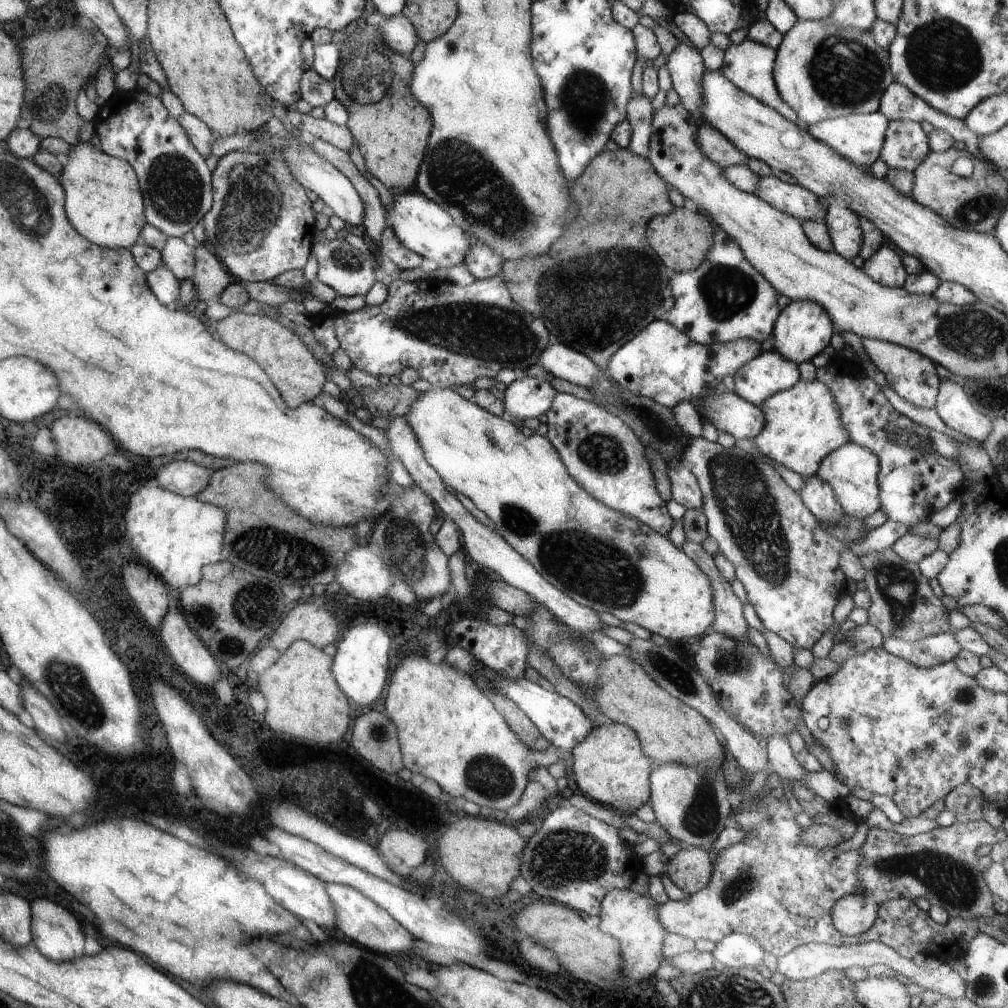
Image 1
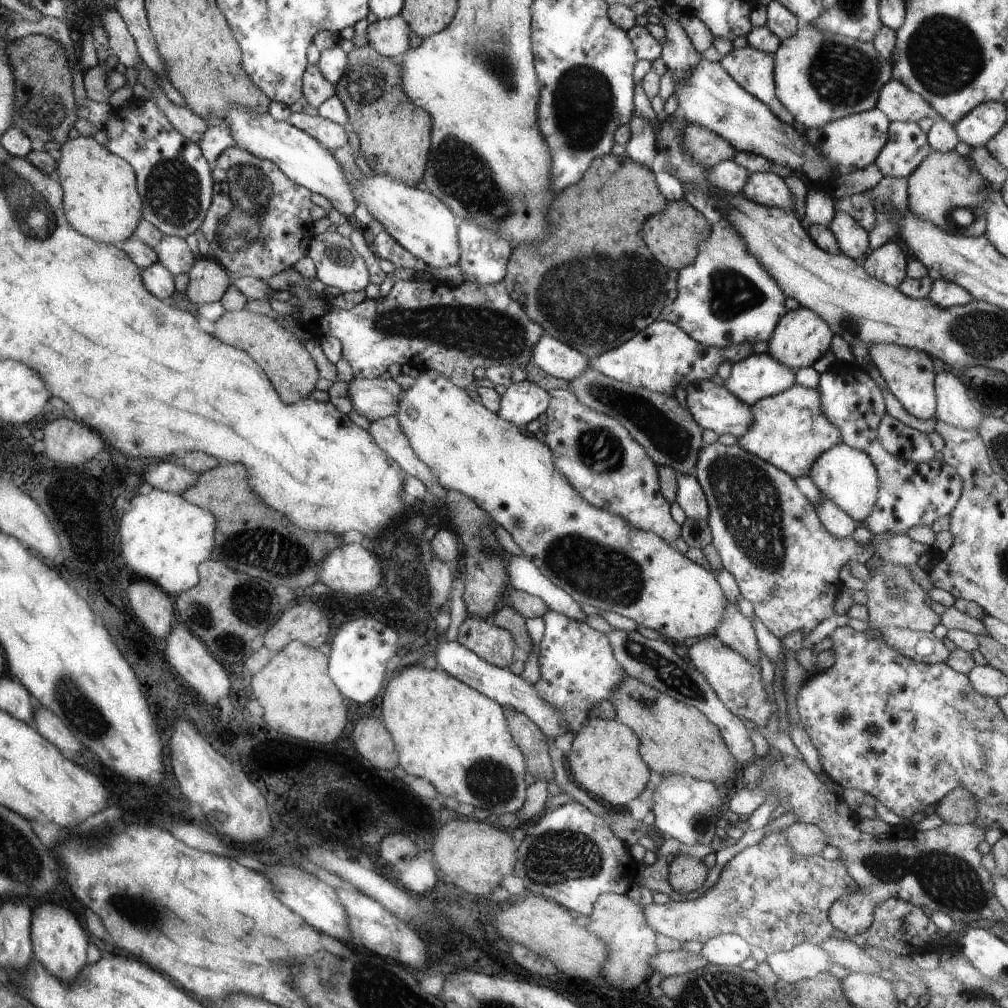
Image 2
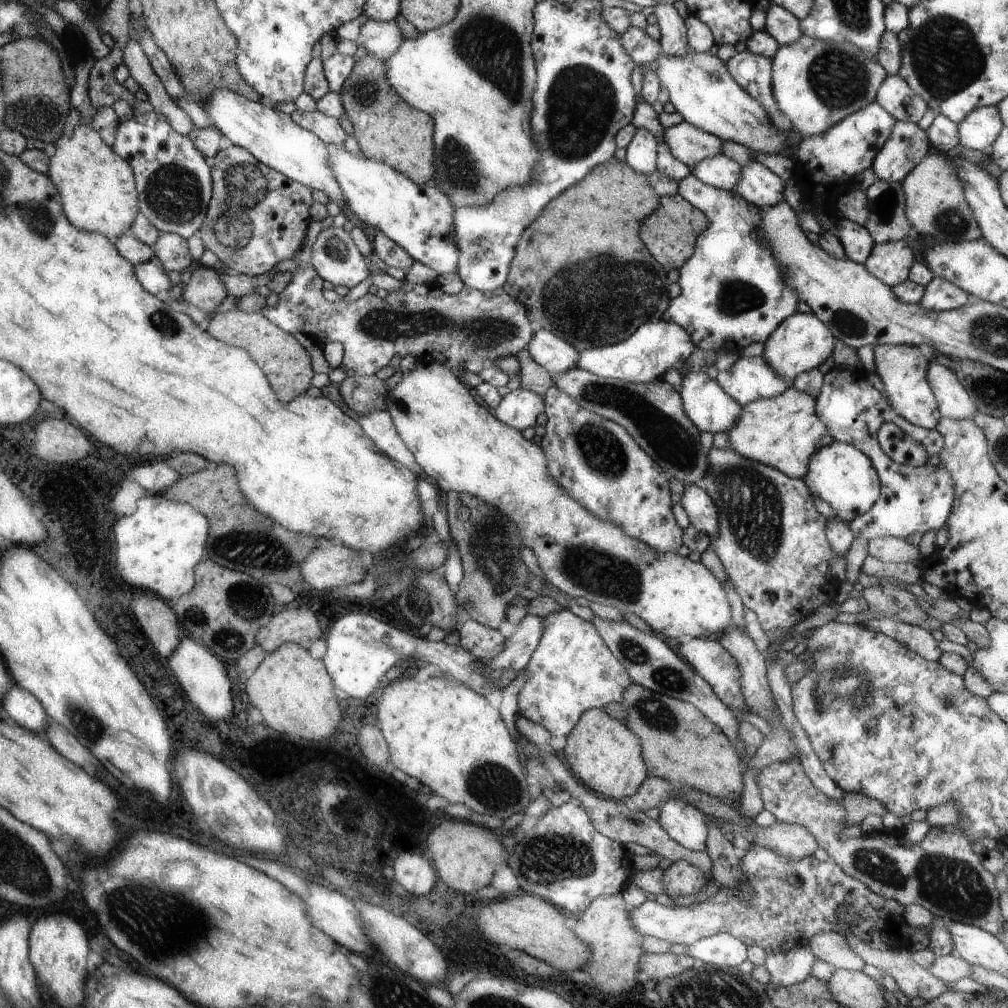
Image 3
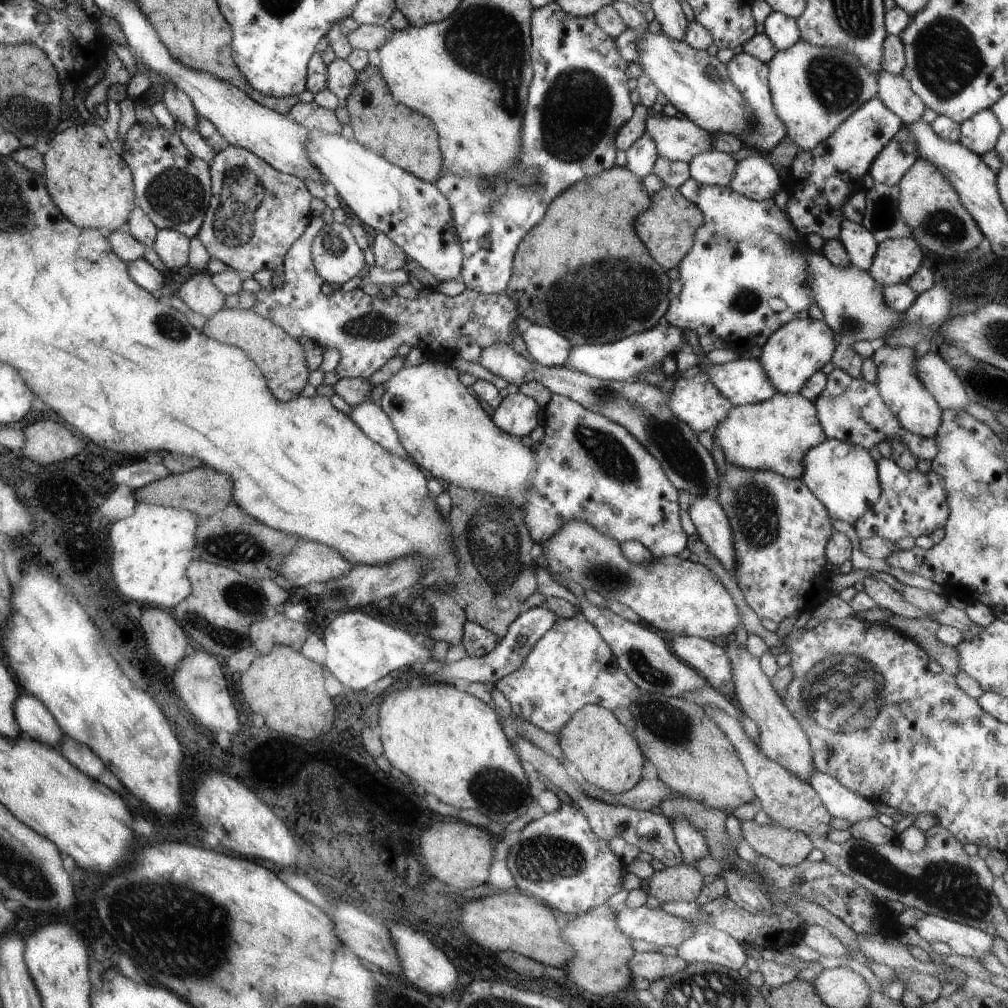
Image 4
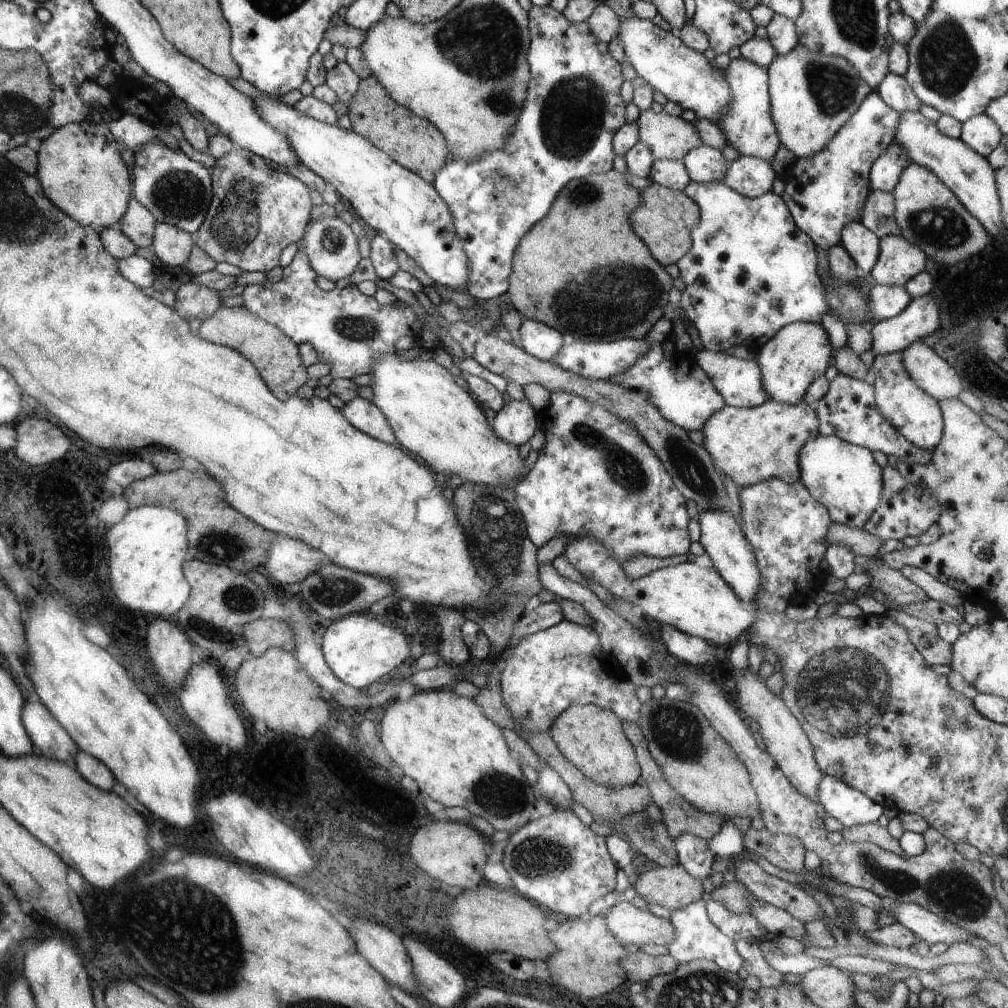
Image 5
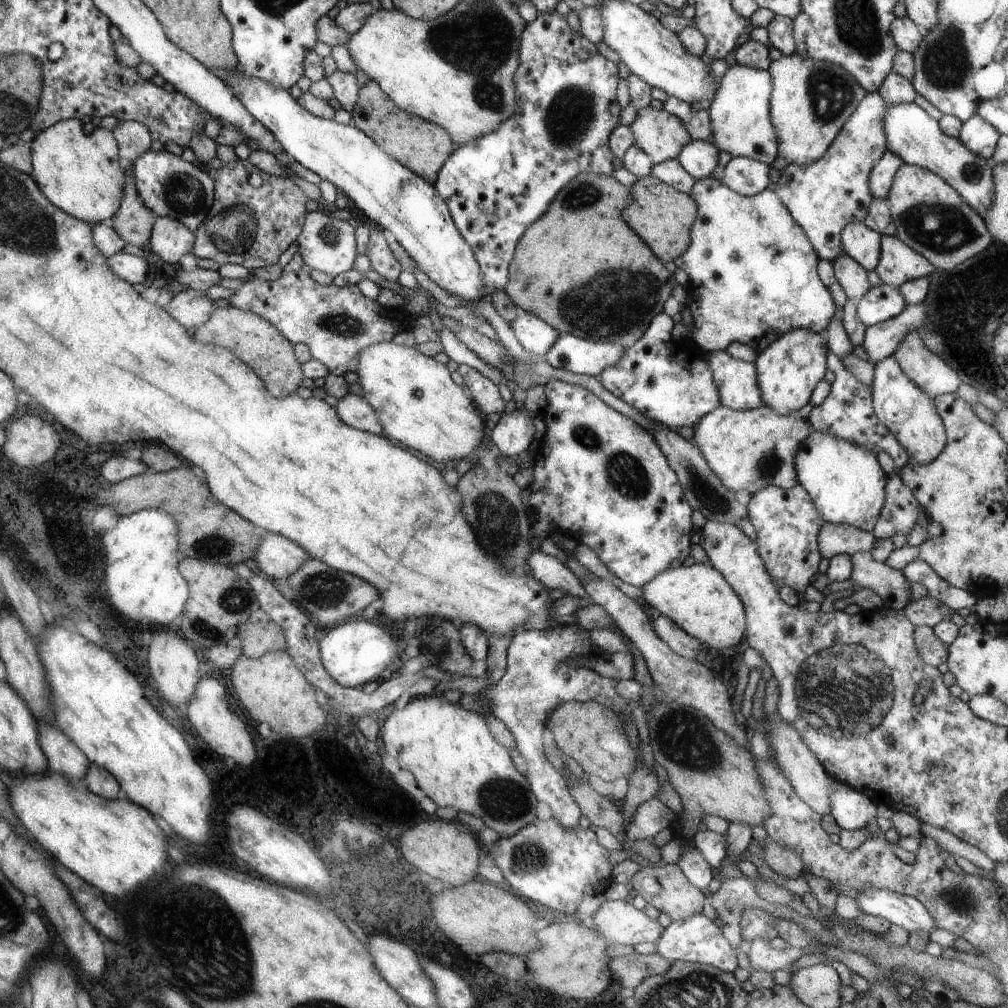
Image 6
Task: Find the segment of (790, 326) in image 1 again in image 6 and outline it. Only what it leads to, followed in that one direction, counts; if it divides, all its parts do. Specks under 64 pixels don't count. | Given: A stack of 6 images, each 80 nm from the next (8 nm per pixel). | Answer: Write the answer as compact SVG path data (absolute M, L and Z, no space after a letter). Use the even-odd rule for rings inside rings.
M807 328L789 330L760 351L754 364L764 405L785 415L799 411L808 404L813 388L824 378L828 370L828 351L829 346L824 333L812 332Z

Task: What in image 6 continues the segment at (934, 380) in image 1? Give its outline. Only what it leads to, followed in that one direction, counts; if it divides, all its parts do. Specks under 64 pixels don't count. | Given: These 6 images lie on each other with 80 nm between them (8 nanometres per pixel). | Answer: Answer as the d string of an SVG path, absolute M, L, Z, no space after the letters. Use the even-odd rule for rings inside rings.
M894 355L878 361L874 366L871 387L873 409L878 420L888 427L897 442L909 452L912 464L925 465L932 462L947 443L945 428L935 402L903 373Z

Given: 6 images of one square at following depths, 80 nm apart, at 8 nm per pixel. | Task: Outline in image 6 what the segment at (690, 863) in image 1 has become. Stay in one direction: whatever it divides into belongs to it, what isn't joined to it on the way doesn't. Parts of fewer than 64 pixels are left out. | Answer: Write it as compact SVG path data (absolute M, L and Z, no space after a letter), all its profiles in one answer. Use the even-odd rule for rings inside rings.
M677 864L656 865L656 867L642 867L632 876L628 883L634 895L640 894L650 904L670 916L672 921L683 921L703 910L706 896L684 876Z

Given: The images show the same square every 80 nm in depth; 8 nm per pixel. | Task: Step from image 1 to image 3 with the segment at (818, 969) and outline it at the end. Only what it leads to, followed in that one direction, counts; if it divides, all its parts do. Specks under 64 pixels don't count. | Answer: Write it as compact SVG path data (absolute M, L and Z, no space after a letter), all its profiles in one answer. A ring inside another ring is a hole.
M800 945L786 952L768 954L764 966L772 983L789 987L811 976L816 959L810 946Z

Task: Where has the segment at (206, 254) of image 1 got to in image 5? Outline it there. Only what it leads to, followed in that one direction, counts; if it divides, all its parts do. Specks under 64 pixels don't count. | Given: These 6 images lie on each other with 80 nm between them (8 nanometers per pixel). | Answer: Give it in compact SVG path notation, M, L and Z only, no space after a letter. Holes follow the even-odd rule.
M192 280L183 284L175 295L174 309L180 311L182 315L201 318L202 321L214 316L222 306L222 298L219 297L217 290L199 285Z

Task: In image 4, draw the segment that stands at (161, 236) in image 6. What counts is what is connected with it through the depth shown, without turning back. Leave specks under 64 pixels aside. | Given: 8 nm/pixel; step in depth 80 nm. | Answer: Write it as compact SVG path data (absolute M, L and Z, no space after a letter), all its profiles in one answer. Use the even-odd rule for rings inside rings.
M158 229L152 248L169 270L178 270L188 265L190 239L176 230Z

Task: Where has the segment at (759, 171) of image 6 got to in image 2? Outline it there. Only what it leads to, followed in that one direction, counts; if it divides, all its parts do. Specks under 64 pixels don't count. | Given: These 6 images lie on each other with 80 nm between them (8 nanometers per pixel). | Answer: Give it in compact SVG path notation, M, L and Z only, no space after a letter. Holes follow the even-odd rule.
M771 171L751 173L742 194L764 206L798 212L794 194L783 179Z

